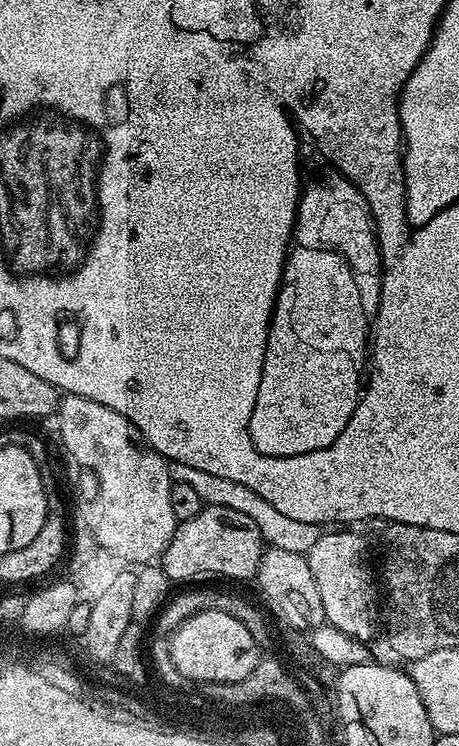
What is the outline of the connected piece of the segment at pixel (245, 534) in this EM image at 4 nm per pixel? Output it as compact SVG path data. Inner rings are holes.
M206 506L194 518L179 521L166 546L162 567L173 582L208 582L211 576L251 581L256 575L266 545L254 518L226 510L226 506Z

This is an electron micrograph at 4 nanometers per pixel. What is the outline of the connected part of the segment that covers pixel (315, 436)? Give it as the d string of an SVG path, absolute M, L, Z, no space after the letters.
M352 280L344 292L277 292L263 370L256 380L251 442L268 457L297 456L330 447L362 395L370 326L360 316Z

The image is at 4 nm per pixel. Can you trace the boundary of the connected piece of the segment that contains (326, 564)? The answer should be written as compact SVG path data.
M324 530L321 531L318 542L314 542L314 546L310 546L307 552L308 565L310 566L310 574L314 574L314 583L318 585L318 595L322 597L322 610L324 611L324 619L327 623L332 624L338 630L342 630L342 634L346 634L355 640L362 640L365 642L371 641L371 636L378 632L378 600L376 604L376 588L378 592L378 584L372 581L372 568L368 565L368 544L356 532L348 532L352 530Z

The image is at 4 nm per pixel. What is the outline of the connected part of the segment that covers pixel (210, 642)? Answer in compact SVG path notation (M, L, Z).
M206 610L190 617L170 637L170 650L176 655L176 664L188 672L188 676L200 676L204 680L242 680L248 668L256 664L261 645L254 642L250 630L225 612Z

